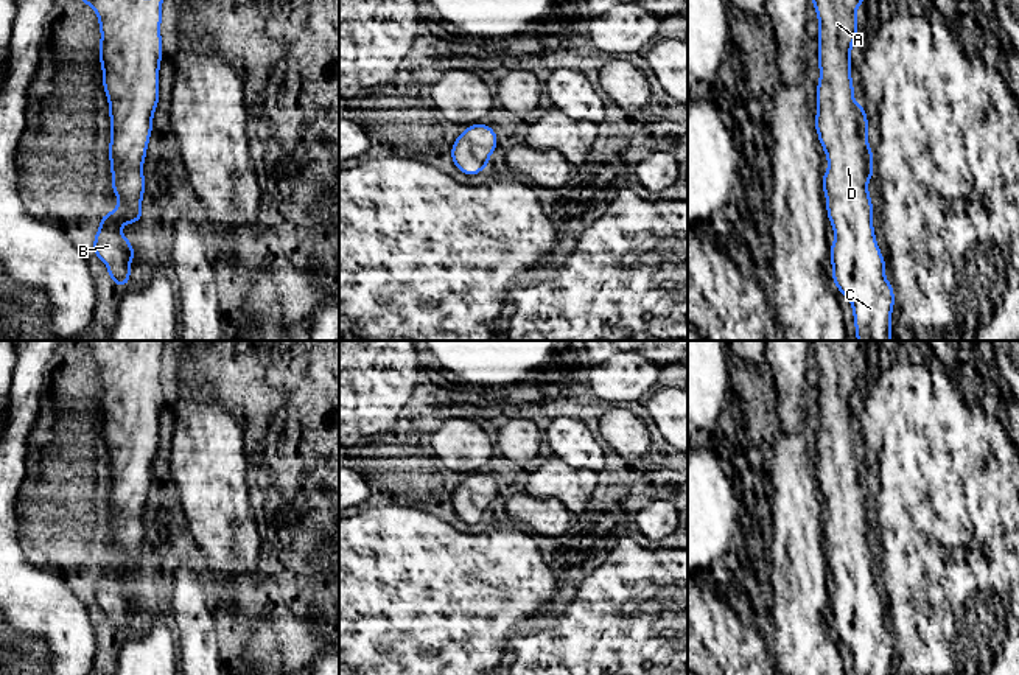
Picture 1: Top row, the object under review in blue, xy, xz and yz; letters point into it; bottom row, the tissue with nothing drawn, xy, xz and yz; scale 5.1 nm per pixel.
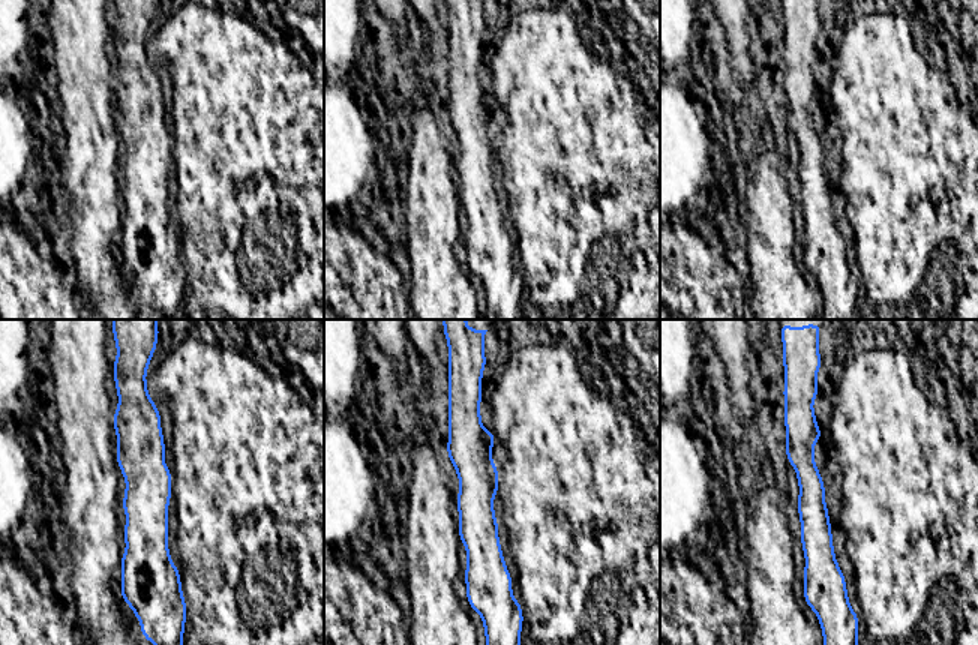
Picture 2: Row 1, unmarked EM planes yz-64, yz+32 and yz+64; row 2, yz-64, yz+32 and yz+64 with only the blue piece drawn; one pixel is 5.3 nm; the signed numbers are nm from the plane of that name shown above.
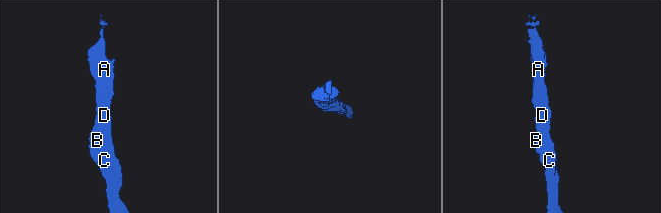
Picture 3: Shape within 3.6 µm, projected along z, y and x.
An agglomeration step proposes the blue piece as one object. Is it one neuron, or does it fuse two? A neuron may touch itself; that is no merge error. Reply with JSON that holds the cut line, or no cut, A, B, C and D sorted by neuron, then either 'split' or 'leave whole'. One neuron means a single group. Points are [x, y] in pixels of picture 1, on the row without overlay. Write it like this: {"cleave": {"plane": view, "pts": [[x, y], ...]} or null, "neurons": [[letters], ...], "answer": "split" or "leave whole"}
{"cleave": null, "neurons": [["A", "B", "C", "D"]], "answer": "leave whole"}

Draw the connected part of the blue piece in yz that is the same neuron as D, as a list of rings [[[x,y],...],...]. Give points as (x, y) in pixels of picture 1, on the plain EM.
[[[811,341],[818,364],[818,462],[814,474],[818,481],[829,518],[821,524],[826,543],[828,568],[835,586],[829,596],[832,628],[839,641],[849,647],[854,675],[890,675],[895,655],[893,633],[885,628],[885,610],[873,577],[873,551],[868,529],[873,521],[873,498],[868,495],[868,467],[865,456],[853,445],[851,393],[857,386],[856,358],[863,351],[865,341]]]

